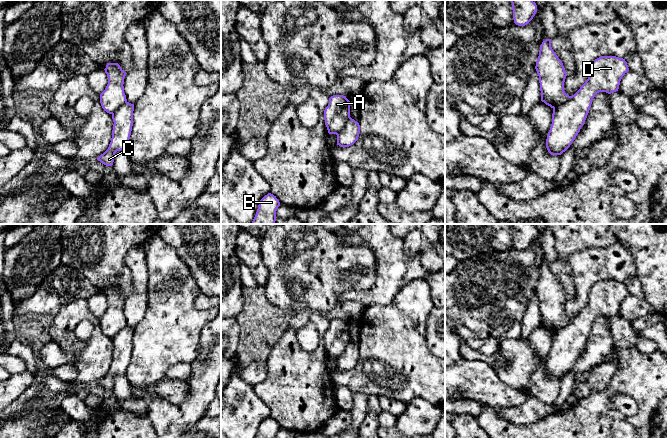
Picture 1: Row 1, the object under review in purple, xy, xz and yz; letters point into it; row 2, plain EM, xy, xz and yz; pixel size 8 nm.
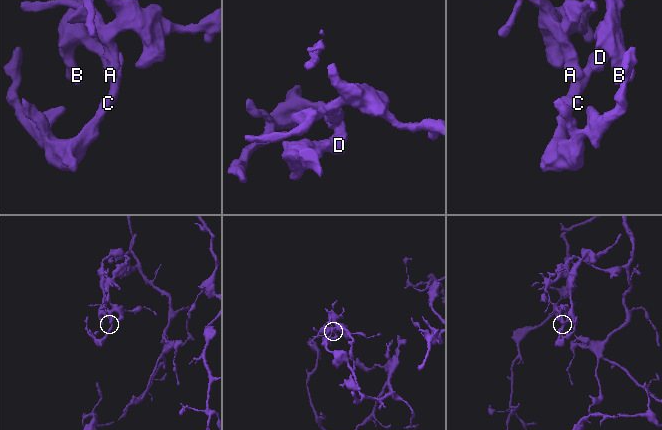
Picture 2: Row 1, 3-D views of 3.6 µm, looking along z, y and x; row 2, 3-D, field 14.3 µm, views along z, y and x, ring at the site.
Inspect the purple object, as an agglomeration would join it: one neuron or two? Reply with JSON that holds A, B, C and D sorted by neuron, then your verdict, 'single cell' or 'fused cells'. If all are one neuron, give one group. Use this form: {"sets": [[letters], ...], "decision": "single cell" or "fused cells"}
{"sets": [["A"], ["B", "C", "D"]], "decision": "fused cells"}

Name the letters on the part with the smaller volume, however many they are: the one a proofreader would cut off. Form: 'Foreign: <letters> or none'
Foreign: B, C, D

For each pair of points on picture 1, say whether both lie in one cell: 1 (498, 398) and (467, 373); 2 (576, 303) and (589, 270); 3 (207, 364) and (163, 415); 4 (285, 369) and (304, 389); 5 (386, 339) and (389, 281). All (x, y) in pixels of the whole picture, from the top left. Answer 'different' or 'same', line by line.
1: same
2: same
3: same
4: same
5: different

